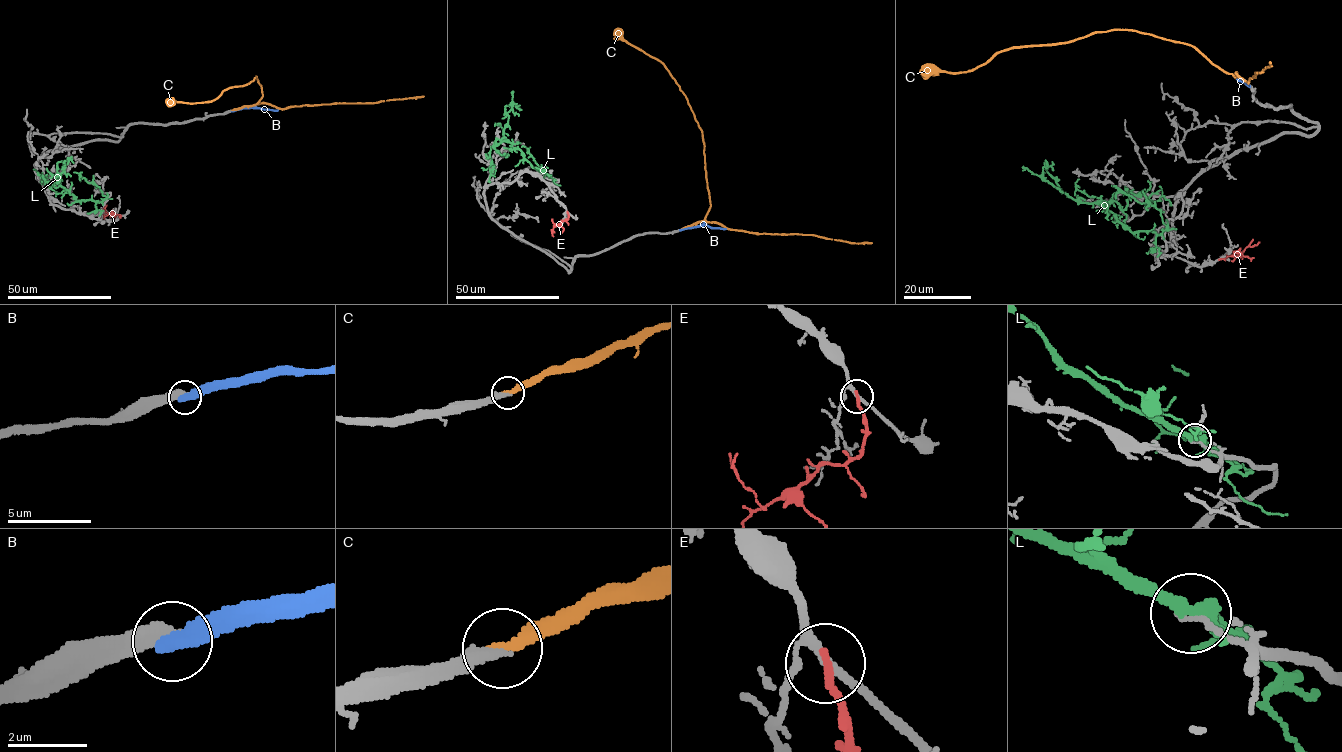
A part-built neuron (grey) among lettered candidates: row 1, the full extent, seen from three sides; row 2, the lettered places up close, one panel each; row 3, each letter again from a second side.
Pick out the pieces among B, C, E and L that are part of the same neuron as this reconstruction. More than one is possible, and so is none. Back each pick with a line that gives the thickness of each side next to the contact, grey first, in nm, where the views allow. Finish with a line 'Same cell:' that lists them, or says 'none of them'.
C: Thickness 360 nm (grey) against 280 nm
Same cell: C

